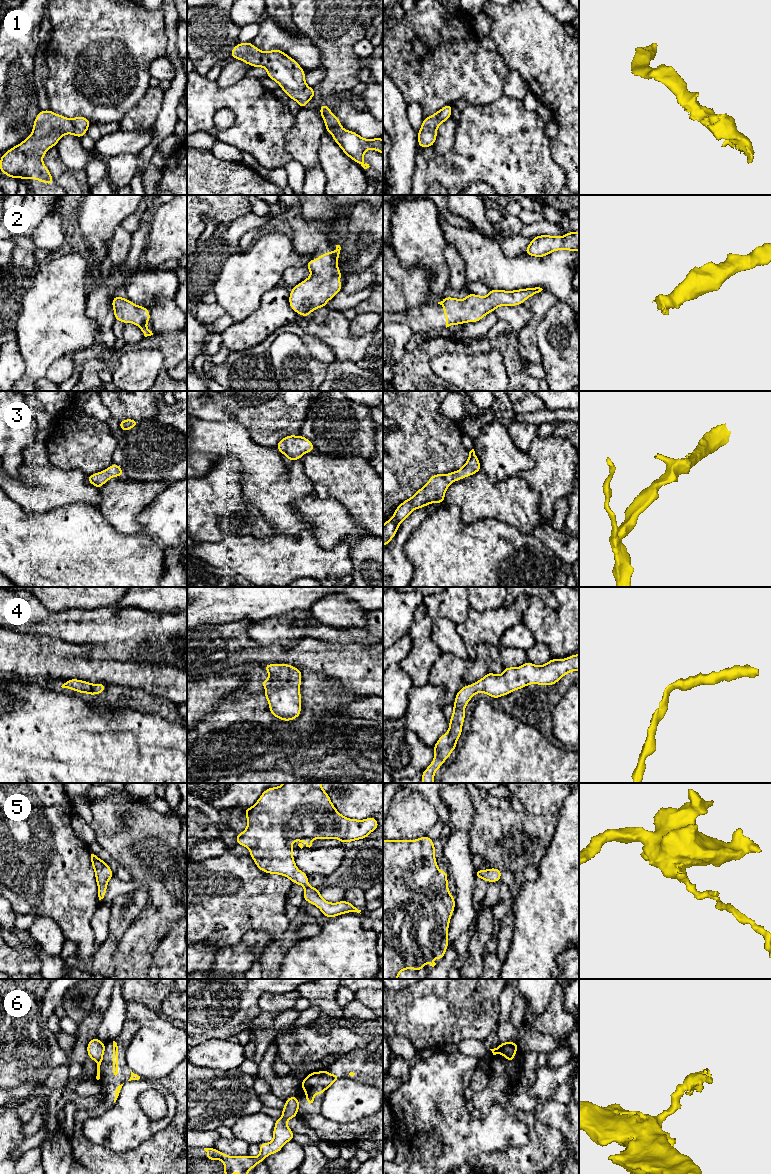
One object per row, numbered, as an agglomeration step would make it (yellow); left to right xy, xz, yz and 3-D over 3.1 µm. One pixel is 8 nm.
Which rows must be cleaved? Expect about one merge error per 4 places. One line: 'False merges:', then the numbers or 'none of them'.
False merges: 6

